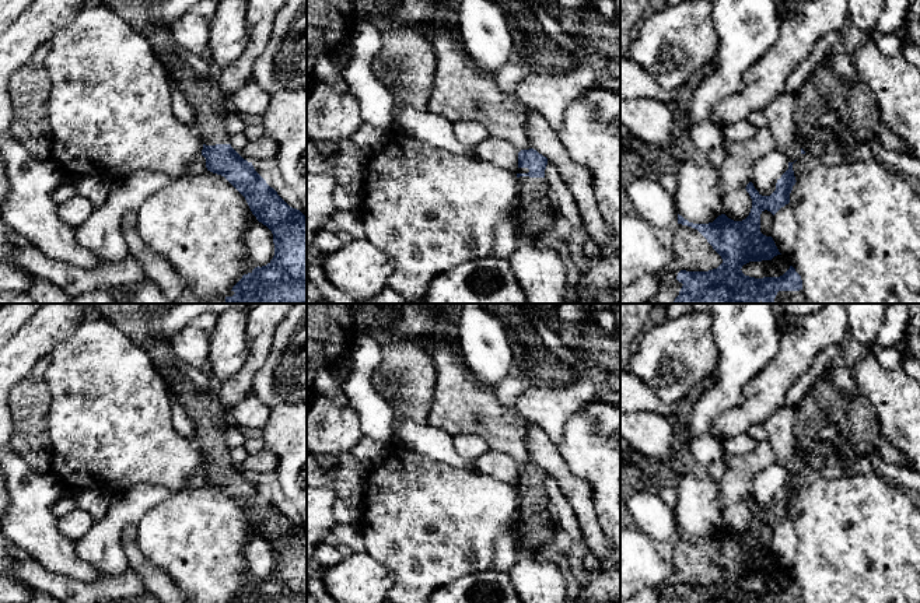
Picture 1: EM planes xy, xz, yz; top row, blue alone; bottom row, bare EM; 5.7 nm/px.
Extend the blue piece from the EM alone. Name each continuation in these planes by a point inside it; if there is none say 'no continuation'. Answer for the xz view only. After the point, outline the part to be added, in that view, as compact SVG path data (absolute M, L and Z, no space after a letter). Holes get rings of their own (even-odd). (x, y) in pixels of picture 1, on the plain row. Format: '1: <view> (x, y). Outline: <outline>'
1: xz (535, 525). Outline: M520 490L515 532L518 543L529 554L545 544L555 541L556 518L545 491Z

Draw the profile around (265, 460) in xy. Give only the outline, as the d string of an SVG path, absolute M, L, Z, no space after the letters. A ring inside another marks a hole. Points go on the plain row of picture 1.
M262 449L258 453L249 455L239 469L248 476L253 476L255 473L276 471L276 467L276 455L267 449Z

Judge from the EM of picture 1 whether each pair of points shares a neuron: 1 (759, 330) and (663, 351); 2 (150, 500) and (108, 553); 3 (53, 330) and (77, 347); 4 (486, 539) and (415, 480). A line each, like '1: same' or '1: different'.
1: different
2: same
3: different
4: same

